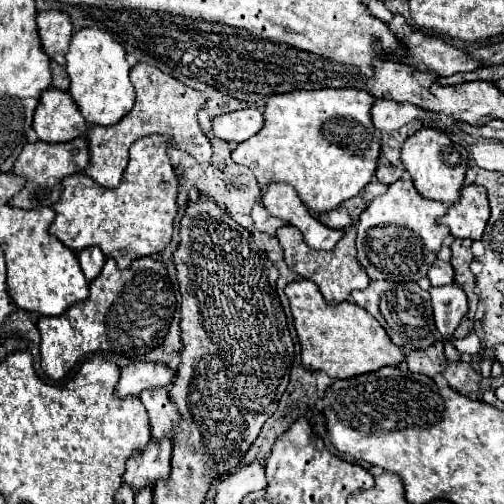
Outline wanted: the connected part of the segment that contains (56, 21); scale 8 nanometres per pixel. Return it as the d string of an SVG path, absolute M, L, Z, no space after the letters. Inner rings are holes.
M59 9L41 11L37 15L37 27L45 53L59 65L65 65L65 53L69 49L69 41L73 35L69 15Z

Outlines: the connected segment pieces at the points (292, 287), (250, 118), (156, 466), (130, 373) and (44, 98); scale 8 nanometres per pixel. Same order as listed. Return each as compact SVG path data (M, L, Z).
M307 279L289 283L285 293L291 303L295 329L301 343L301 365L305 369L325 371L333 379L347 379L373 373L387 365L399 365L403 361L403 349L393 345L385 329L367 311L359 309L359 305L349 301L329 305L323 301L317 285Z
M257 107L223 113L213 119L213 133L229 143L241 143L263 127L263 113Z
M169 437L163 441L149 441L143 453L135 453L135 457L127 459L123 481L139 491L157 479L167 479L171 471L171 449L173 445Z
M139 361L129 363L121 369L121 377L117 381L117 395L139 395L147 387L165 387L171 383L175 371L159 361Z
M49 87L41 93L33 117L33 129L41 141L65 143L85 135L89 125L83 121L83 115L69 93Z

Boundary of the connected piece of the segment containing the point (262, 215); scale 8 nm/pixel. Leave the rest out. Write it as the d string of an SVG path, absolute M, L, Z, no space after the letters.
M255 205L253 211L251 211L251 219L255 223L255 227L263 233L269 233L269 235L275 235L275 231L283 225L287 225L283 219L277 219L273 215L269 215L269 211L263 207L263 205Z

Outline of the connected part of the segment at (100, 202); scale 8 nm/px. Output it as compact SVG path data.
M149 135L135 141L129 149L129 165L119 187L105 189L85 173L65 177L63 195L53 205L55 221L49 233L73 251L97 245L107 257L117 261L119 269L127 269L131 261L161 253L173 235L173 219L177 215L179 181L171 167L167 137Z

